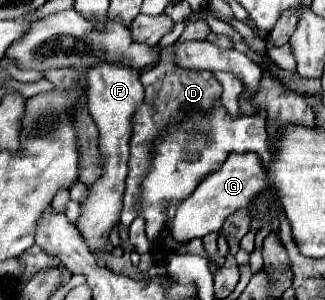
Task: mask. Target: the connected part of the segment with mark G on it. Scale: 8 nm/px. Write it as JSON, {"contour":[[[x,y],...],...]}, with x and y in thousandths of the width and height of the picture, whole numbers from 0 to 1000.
{"contour":[[[751,507],[751,513],[702,513],[683,560],[665,567],[652,587],[622,600],[609,627],[548,687],[523,787],[548,807],[578,807],[591,793],[622,793],[640,773],[677,773],[689,733],[720,713],[732,693],[769,687],[788,653],[818,640],[818,560],[794,513]]]}

